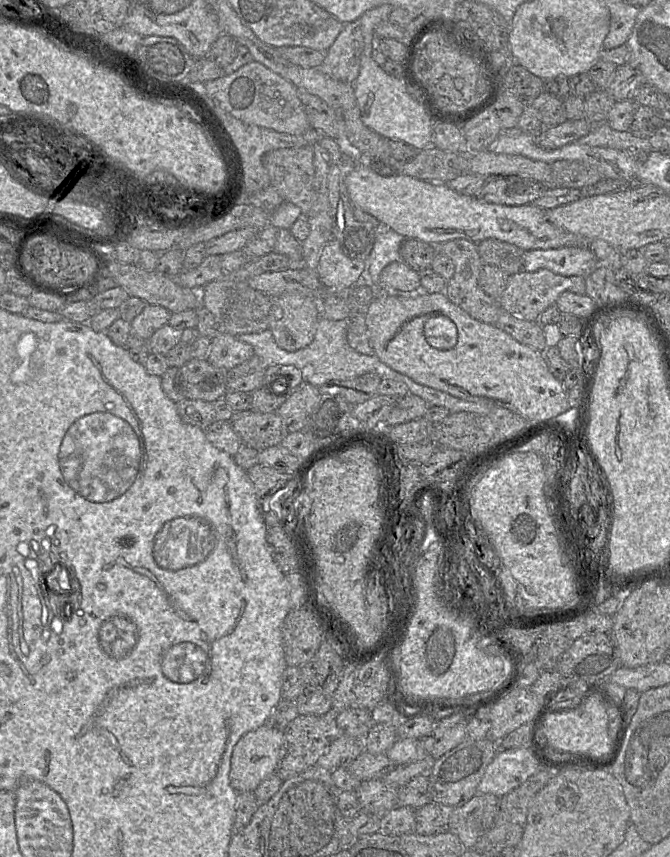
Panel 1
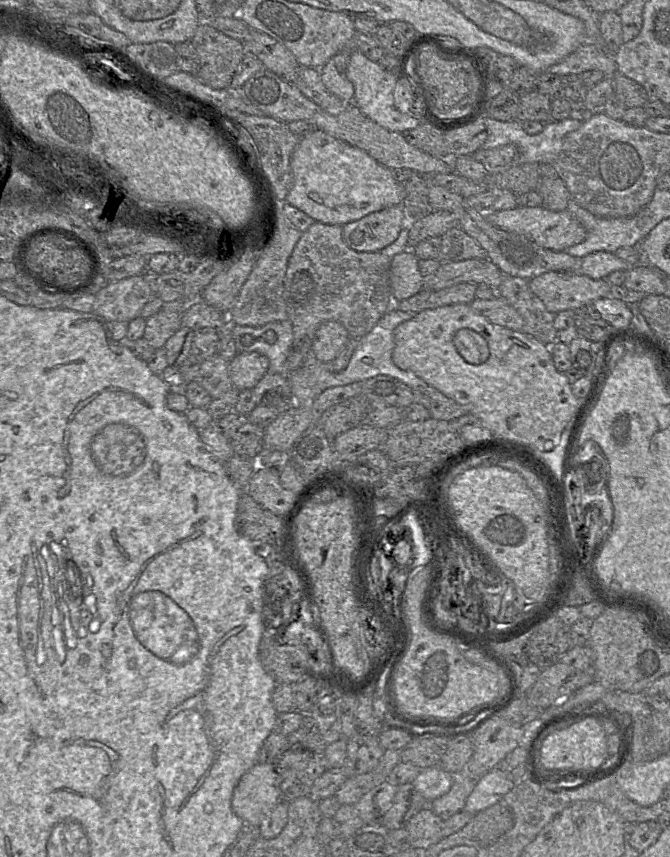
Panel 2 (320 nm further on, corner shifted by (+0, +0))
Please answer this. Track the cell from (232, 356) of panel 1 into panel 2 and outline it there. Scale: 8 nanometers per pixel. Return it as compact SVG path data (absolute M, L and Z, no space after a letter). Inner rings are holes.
M239 352L229 363L233 387L239 391L252 390L268 371L268 358L258 352Z

